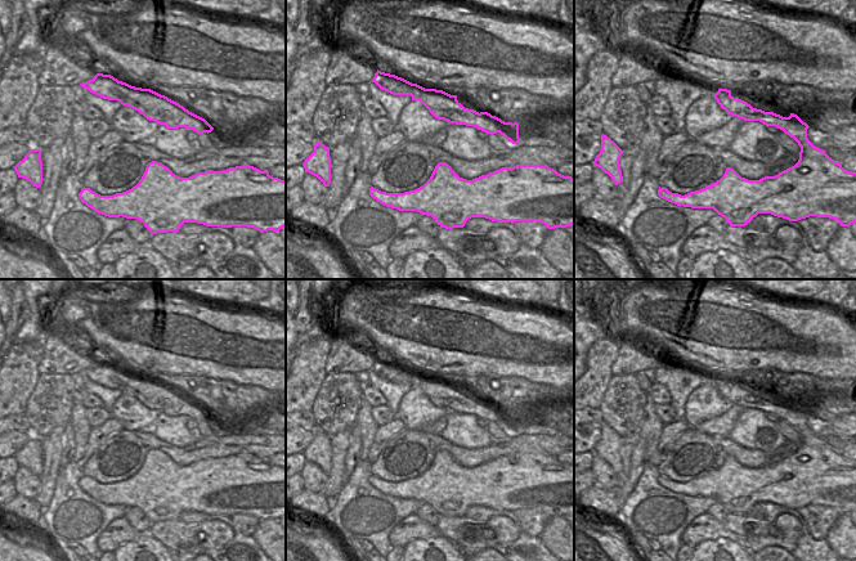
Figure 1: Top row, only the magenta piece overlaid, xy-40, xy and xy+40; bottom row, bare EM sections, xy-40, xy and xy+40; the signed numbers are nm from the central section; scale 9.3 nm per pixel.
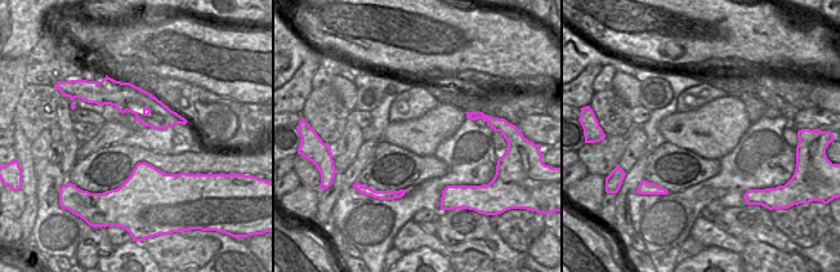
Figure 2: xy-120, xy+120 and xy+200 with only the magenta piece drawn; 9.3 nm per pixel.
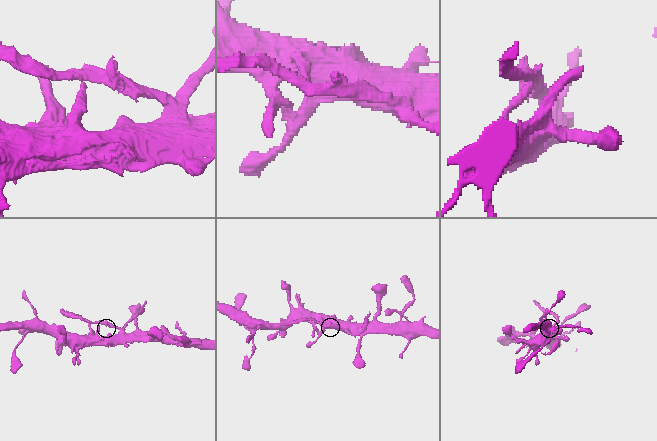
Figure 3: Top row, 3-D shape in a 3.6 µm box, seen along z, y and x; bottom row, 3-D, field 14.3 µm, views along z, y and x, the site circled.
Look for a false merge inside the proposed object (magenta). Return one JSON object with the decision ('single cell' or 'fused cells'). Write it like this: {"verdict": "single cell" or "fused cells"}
{"verdict": "fused cells"}

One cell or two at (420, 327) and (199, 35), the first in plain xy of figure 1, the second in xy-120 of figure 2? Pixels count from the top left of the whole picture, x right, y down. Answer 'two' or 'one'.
one

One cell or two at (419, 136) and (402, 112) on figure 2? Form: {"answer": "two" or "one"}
{"answer": "two"}

